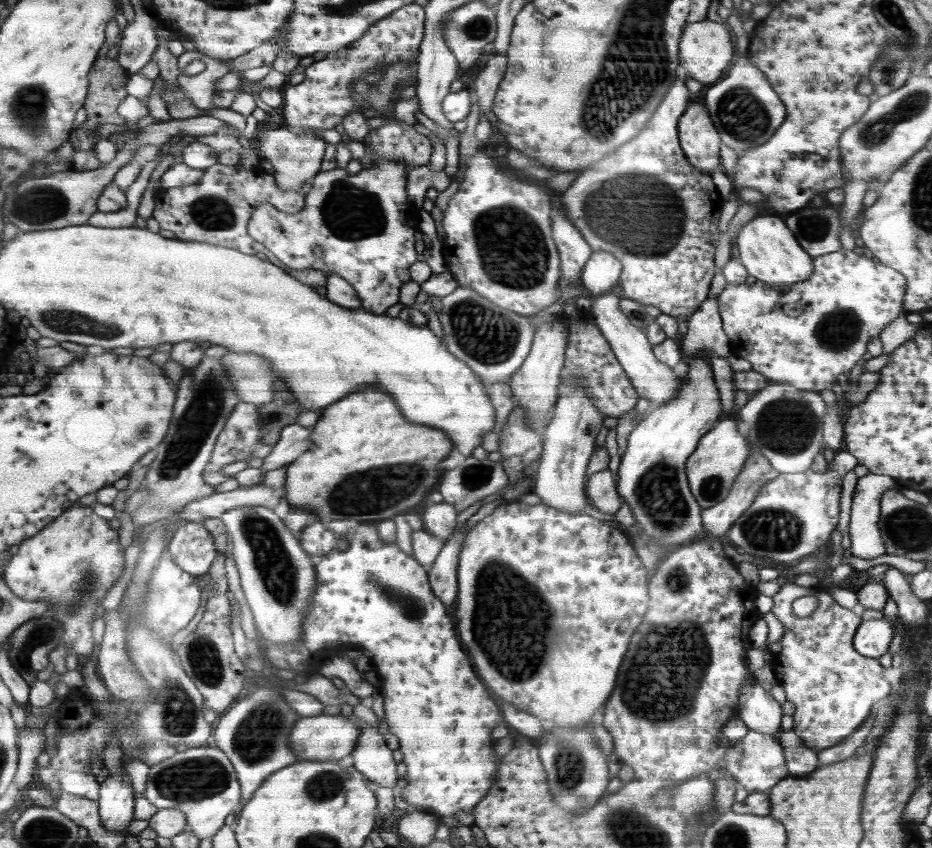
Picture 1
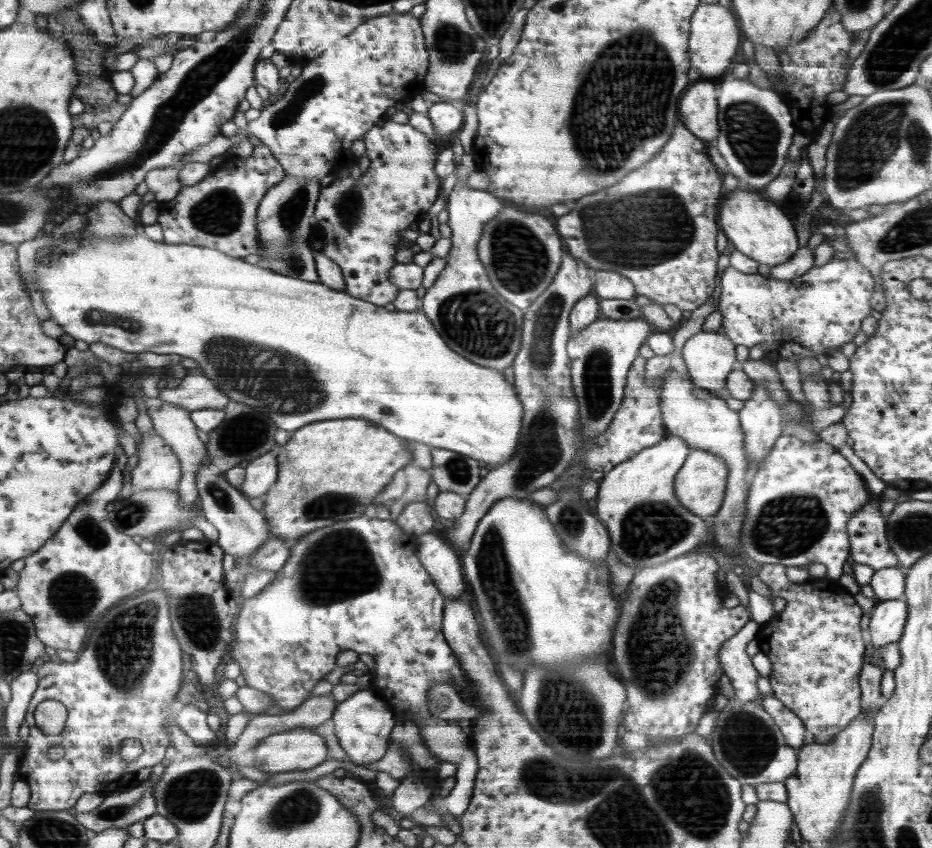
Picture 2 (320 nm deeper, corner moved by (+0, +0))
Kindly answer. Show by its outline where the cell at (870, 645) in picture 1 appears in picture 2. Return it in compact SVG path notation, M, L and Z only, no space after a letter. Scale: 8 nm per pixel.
M906 598L876 601L870 624L868 625L868 642L875 649L897 642L902 636L907 618Z

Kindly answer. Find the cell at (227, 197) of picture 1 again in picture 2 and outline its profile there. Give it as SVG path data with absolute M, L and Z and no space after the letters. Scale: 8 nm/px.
M257 144L250 156L238 158L238 164L234 164L234 170L229 171L219 167L206 175L200 182L192 186L182 187L172 200L159 203L158 224L163 230L163 242L166 244L192 244L204 246L204 248L214 248L228 256L238 258L243 258L249 254L265 255L265 252L261 250L260 233L257 231L257 208L267 192L280 184L284 176L287 175L277 157L273 155L272 150L265 144Z

